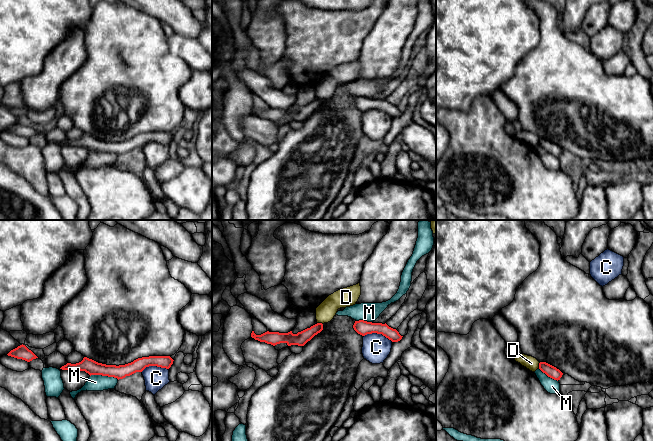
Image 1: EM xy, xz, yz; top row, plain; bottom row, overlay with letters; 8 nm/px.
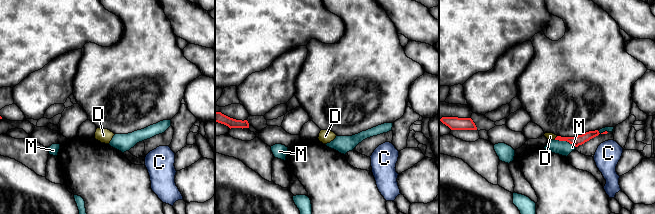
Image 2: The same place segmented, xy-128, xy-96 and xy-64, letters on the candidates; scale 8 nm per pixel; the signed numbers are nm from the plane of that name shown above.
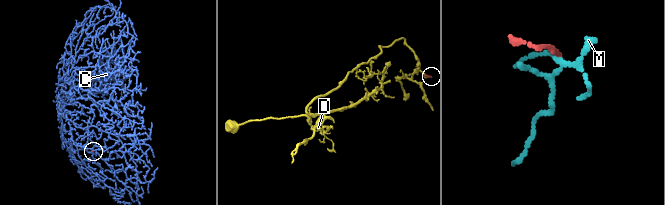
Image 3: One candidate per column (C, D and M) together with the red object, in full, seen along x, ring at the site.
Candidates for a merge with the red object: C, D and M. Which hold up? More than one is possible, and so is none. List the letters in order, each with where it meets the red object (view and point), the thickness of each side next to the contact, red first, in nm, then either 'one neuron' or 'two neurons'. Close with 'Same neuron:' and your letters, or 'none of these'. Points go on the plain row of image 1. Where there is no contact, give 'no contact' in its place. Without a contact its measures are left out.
C: xz (378, 109) | 120/220 nm | two neurons
D: yz (539, 141) | 90/110 nm | two neurons
M: xy (104, 151) | 120/130 nm | two neurons
Same neuron: none of these

